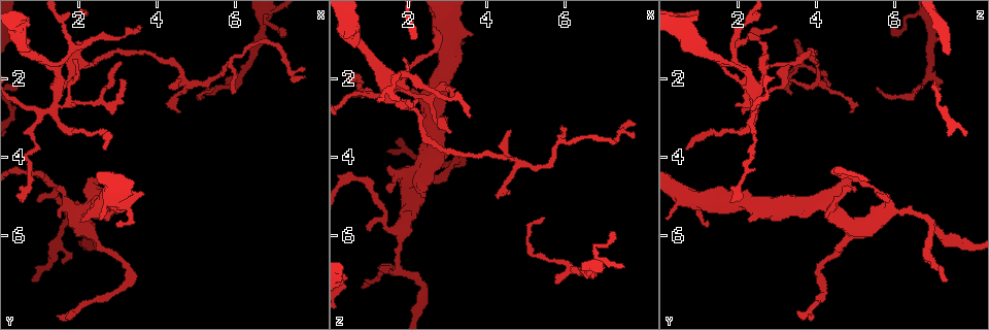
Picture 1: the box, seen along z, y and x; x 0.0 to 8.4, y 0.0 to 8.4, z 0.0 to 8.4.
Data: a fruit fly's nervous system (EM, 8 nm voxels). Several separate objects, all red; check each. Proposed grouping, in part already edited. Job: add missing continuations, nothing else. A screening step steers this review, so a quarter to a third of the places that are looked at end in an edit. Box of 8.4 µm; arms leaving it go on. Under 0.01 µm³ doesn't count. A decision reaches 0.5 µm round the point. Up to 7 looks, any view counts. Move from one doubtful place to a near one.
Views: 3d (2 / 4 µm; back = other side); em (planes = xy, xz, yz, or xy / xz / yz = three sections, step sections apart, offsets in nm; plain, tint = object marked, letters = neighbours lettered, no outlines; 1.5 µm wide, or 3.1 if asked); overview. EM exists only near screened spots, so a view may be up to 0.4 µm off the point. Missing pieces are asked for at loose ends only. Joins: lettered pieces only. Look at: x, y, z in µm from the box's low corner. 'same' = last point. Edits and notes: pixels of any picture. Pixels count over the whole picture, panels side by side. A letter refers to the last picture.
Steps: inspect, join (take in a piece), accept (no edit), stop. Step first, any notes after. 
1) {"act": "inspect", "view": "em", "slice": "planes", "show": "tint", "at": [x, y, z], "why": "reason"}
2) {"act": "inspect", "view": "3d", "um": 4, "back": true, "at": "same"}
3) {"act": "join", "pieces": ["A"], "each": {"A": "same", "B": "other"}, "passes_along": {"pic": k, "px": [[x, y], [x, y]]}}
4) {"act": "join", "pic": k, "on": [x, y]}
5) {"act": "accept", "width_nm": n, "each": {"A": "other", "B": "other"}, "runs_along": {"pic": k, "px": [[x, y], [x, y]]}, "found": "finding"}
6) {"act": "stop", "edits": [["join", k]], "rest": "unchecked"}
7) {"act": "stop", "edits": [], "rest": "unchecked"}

{"act": "inspect", "view": "em", "slice": "yz", "step": 4, "show": "letters", "at": [5.75, 2.05, 7.20], "why": "an open end"}

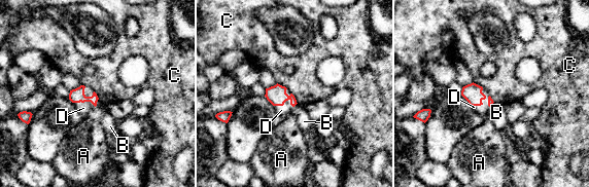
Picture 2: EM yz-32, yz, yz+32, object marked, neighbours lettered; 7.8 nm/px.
{"act": "join", "pieces": ["D"], "each": {"A": "other", "B": "other", "C": "other", "D": "same"}, "passes_along": {"pic": 2, "px": [[472, 92], [481, 101], [482, 109]]}, "found": "it goes on there"}

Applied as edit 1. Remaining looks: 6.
{"act": "inspect", "view": "em", "slice": "xy", "step": 4, "show": "letters", "at": [1.95, 1.60, 1.45], "why": "tapers out"}

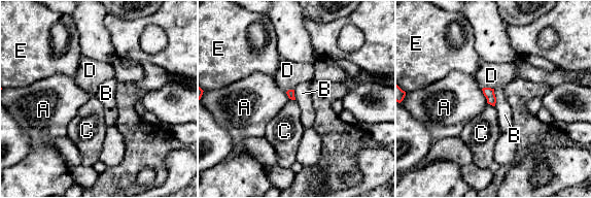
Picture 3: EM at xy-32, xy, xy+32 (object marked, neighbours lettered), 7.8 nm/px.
{"act": "accept", "width_nm": 60, "longest_contact_nm": ["B", 140], "each": {"A": "other", "B": "other", "C": "other", "D": "other", "E": "other"}, "found": "none of them fits"}

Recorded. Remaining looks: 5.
{"act": "inspect", "view": "3d", "um": 4, "at": [3.10, 1.70, 3.35], "why": "free end"}

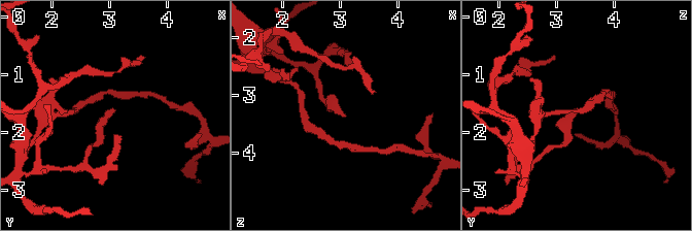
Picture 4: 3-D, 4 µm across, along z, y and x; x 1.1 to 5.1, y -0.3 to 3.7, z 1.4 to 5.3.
{"act": "inspect", "view": "em", "slice": "xy", "step": 8, "show": "tint", "at": [3.15, 1.60, 3.40]}

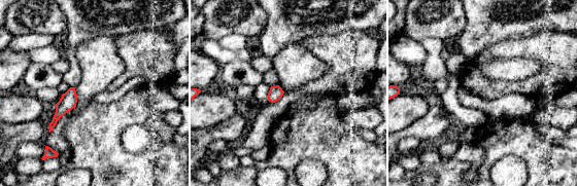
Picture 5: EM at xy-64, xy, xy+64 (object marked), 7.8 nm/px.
{"act": "inspect", "view": "em", "slice": "yz", "step": 8, "show": "letters", "at": "same", "why": "cut it another way"}

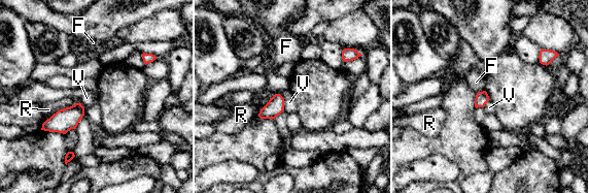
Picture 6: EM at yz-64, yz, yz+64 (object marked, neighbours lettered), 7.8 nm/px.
{"act": "accept", "each": {"F": "other", "R": "other", "V": "other"}, "border": {"pic": 6, "px": [[269, 98], [279, 94], [284, 109]]}, "found": "none of them fits"}

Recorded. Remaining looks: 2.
{"act": "stop", "edits": [["join", 2]], "rest": "unchecked"}

